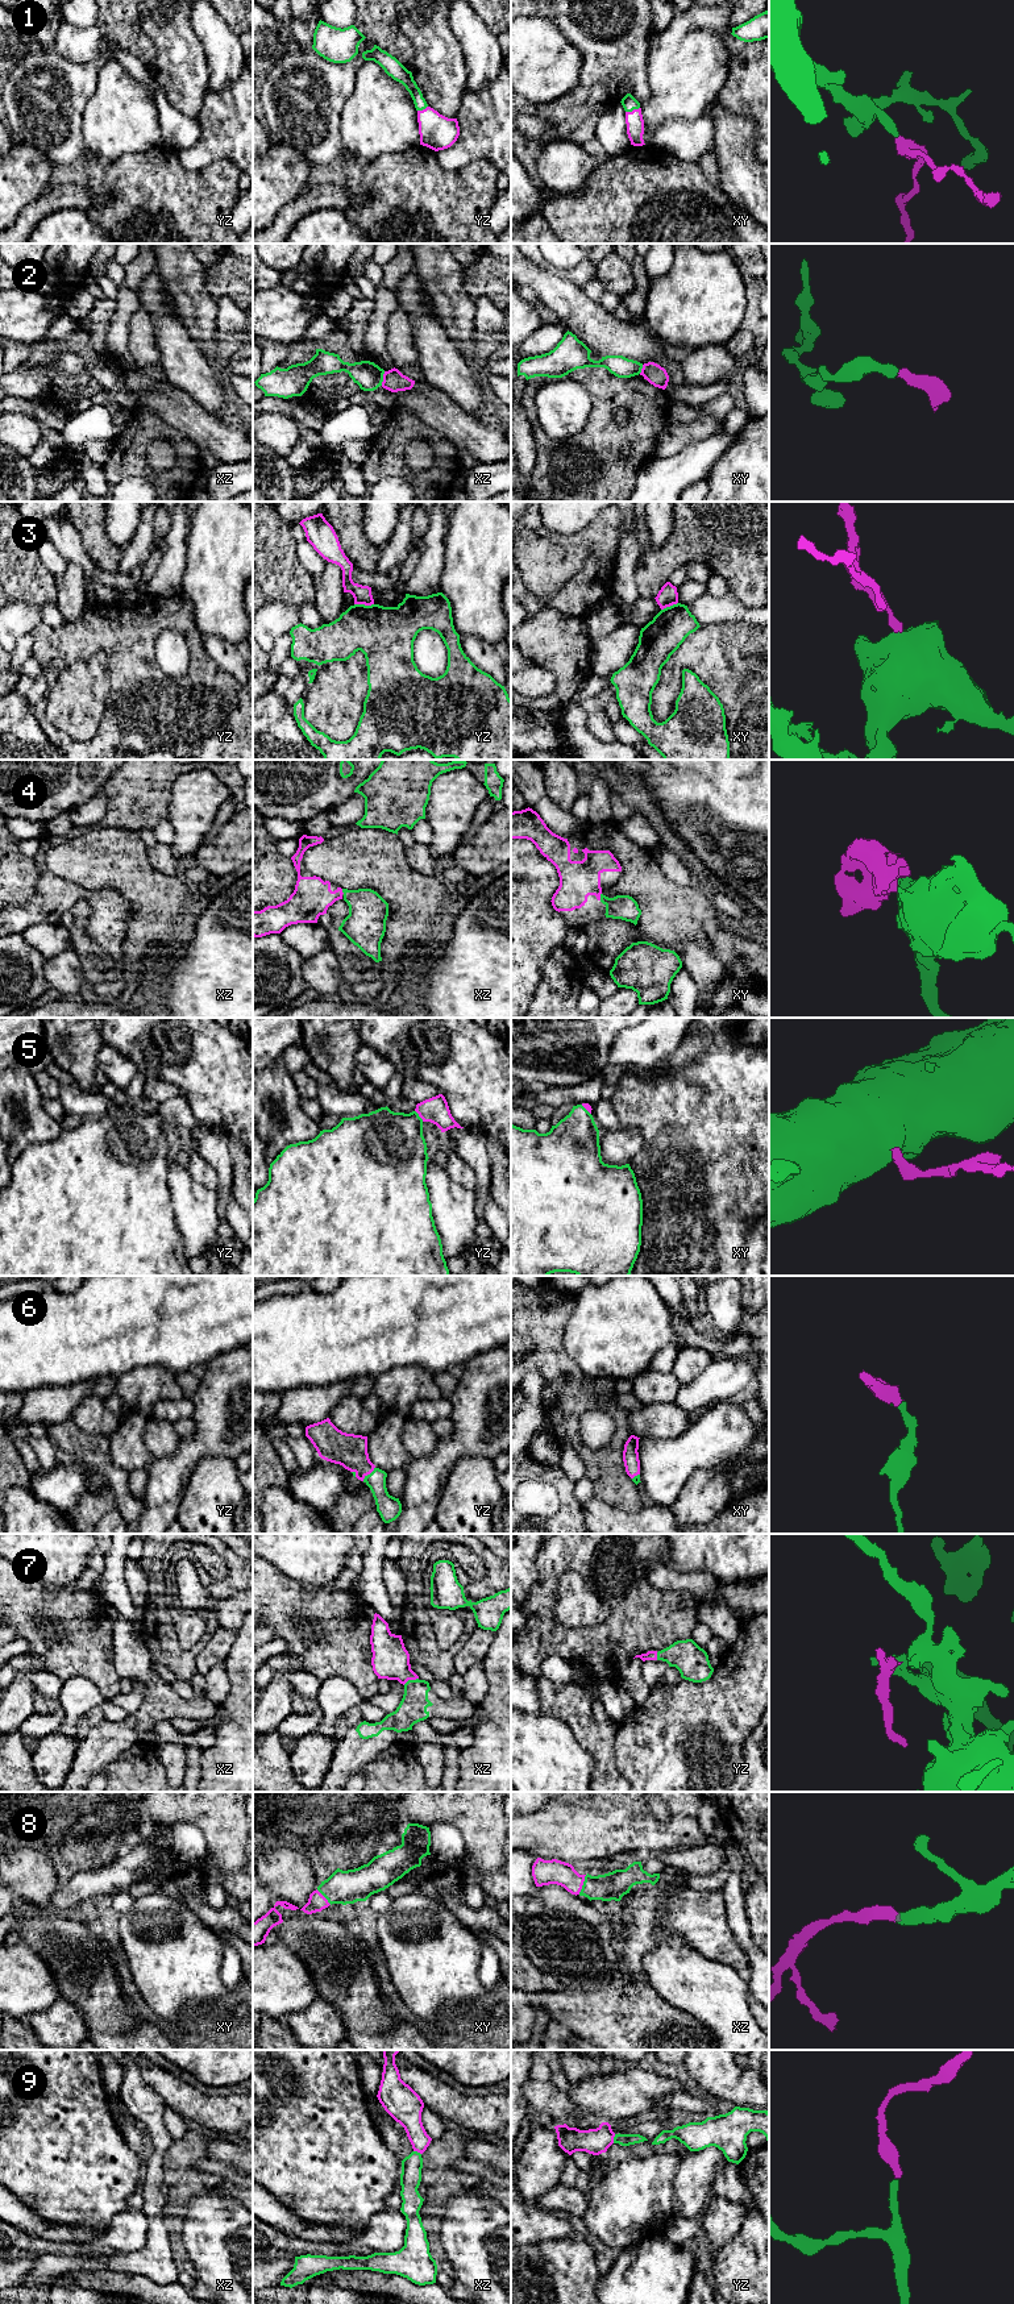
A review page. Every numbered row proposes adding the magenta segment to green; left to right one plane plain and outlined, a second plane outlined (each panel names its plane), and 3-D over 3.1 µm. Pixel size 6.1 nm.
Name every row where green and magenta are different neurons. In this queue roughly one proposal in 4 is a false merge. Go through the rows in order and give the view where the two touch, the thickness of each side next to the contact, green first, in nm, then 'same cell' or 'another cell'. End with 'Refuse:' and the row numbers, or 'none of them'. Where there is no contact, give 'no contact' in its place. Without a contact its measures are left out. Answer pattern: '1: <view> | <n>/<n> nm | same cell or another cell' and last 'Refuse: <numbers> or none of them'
1: xy | 90/110 nm | same cell
2: xz | 170/140 nm | another cell
3: yz | 360/110 nm | another cell
4: xy | 150/240 nm | same cell
5: yz | 420/160 nm | same cell
6: yz | 140/200 nm | same cell
7: xz | 170/220 nm | same cell
8: xz | 170/150 nm | same cell
9: yz | 80/160 nm | same cell
Refuse: 2, 3

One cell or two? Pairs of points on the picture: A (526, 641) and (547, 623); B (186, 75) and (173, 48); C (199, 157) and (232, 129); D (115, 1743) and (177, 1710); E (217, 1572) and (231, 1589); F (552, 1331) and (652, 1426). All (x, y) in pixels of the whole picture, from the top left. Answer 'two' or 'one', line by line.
A: one
B: one
C: one
D: one
E: two
F: two

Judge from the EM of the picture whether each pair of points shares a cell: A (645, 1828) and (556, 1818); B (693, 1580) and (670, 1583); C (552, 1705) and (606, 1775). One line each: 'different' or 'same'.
A: same
B: same
C: same

